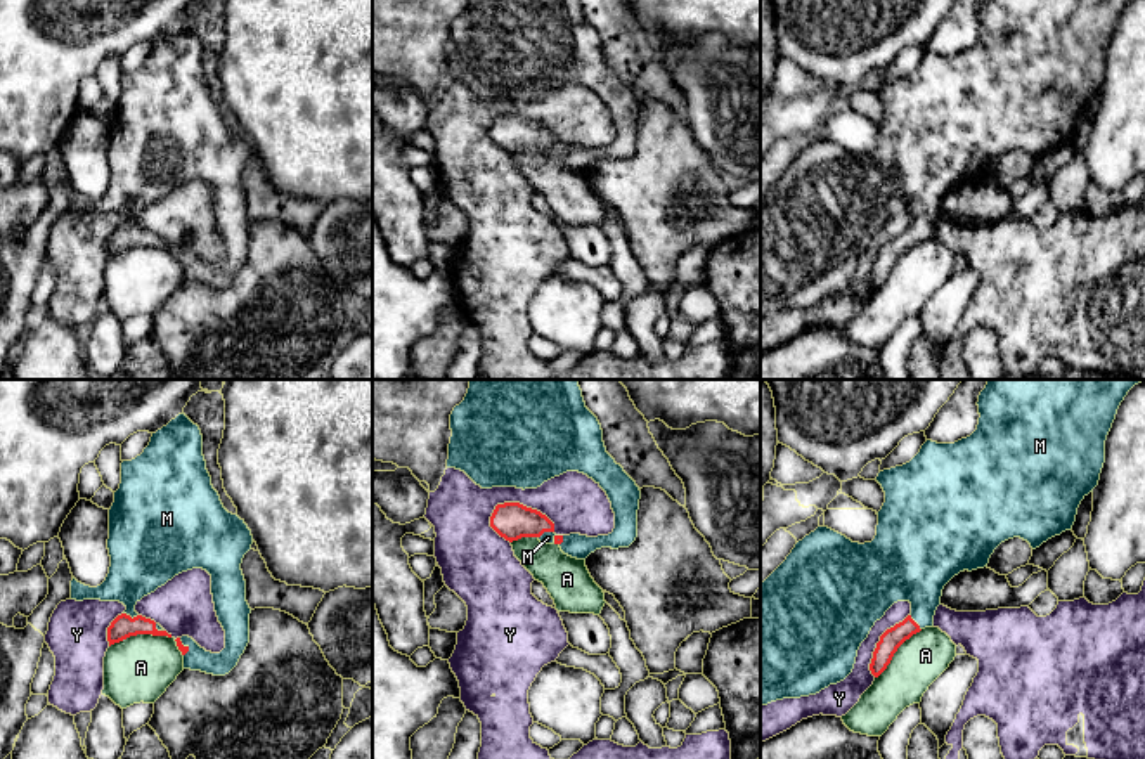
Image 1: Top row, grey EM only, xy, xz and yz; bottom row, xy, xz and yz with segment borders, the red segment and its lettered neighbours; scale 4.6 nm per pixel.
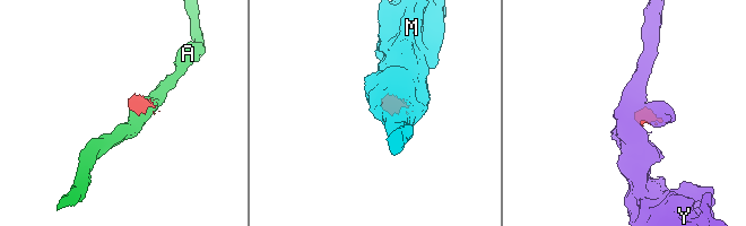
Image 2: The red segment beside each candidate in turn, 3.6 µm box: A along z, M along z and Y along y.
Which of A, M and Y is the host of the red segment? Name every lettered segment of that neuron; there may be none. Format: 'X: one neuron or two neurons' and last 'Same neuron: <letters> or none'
A: two neurons
M: one neuron
Y: two neurons
Same neuron: M

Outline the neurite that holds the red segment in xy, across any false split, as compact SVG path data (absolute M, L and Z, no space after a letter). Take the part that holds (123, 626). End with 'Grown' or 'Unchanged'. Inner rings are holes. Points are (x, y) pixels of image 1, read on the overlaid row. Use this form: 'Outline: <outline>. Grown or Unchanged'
Outline: M182 412L152 433L140 456L121 463L121 483L109 509L109 574L97 587L73 577L71 600L120 601L126 607L107 627L109 646L137 634L171 638L159 624L139 615L135 605L175 575L203 568L211 575L211 594L218 622L225 631L225 648L211 653L189 636L175 641L184 655L184 669L225 676L237 665L249 643L251 608L246 601L241 563L251 544L253 535L244 520L223 508L211 485L199 426Z. Grown

